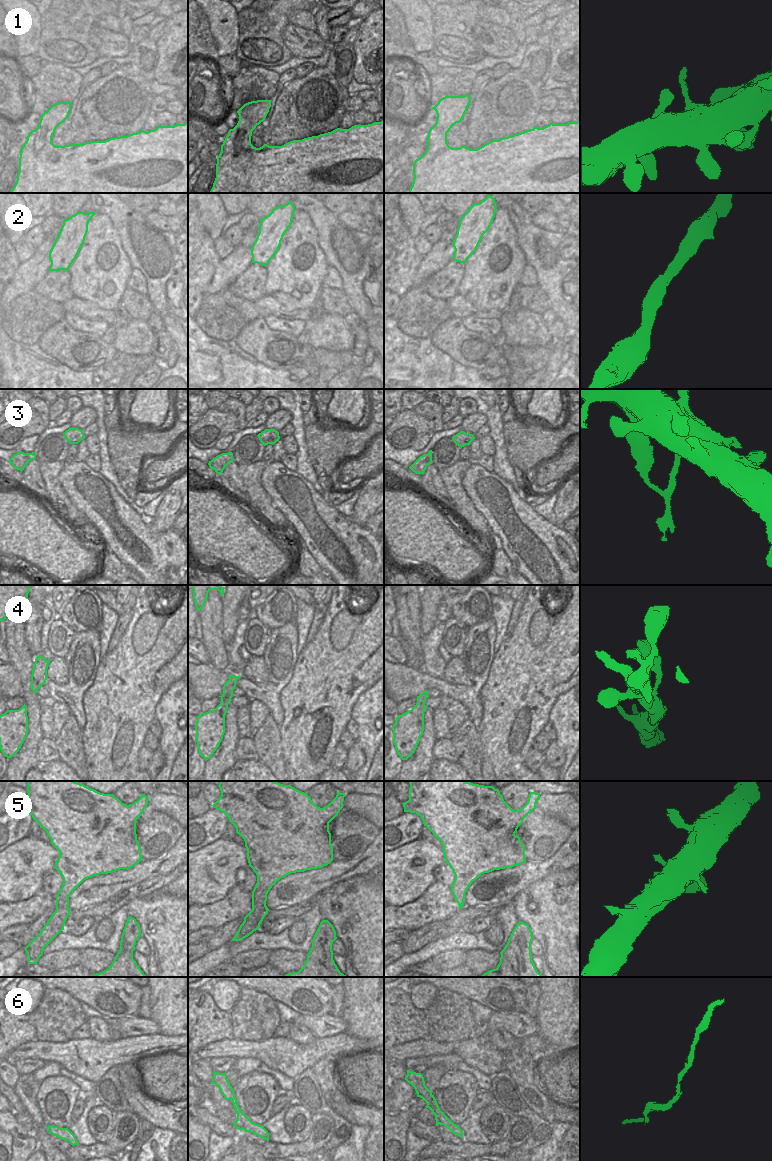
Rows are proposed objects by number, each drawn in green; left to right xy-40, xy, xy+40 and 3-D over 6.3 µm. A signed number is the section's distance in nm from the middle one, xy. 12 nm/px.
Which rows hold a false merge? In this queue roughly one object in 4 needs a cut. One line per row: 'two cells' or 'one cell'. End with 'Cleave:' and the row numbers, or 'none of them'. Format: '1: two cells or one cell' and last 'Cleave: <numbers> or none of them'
1: one cell
2: one cell
3: two cells
4: one cell
5: one cell
6: one cell
Cleave: 3

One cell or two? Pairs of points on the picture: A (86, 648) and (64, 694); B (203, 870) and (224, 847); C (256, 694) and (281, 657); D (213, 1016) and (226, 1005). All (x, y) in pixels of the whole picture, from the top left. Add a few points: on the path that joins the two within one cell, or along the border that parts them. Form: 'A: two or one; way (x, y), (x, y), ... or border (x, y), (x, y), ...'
A: one; way (82, 659), (81, 675), (75, 683)
B: one; way (209, 864), (220, 853)
C: one; way (266, 689), (279, 676), (280, 667)
D: two; border (210, 993), (214, 1003), (220, 1009), (229, 1012)

